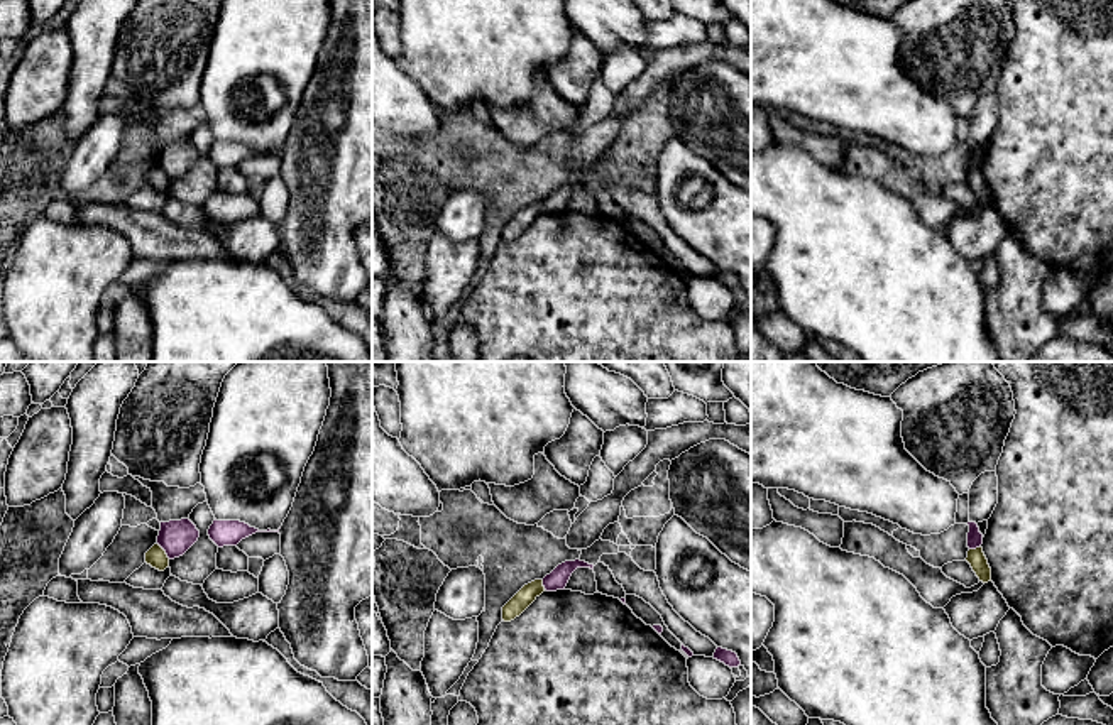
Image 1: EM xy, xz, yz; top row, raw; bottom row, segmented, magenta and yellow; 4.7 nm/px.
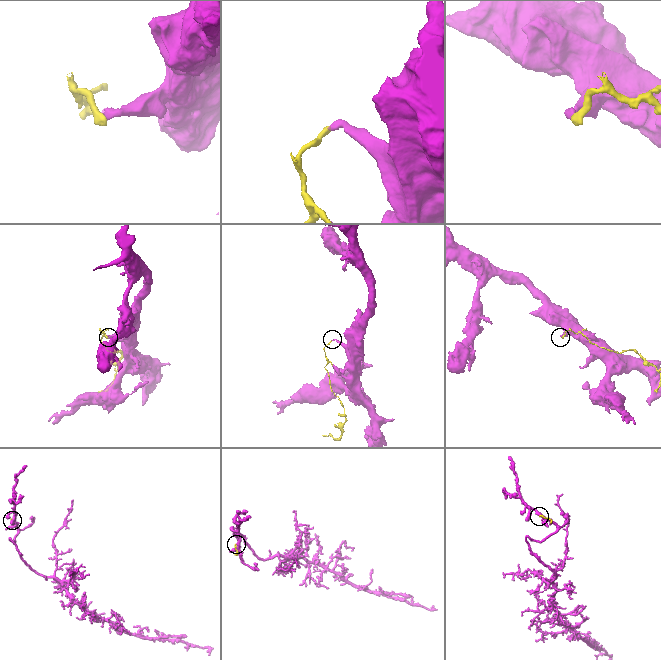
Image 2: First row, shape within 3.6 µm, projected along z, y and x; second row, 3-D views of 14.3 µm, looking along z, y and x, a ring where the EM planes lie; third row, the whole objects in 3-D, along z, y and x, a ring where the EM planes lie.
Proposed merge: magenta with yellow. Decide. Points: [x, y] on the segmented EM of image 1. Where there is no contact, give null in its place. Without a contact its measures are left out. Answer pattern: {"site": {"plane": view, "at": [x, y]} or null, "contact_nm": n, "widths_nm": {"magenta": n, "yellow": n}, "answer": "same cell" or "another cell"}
{"site": {"plane": "xy", "at": [164, 550]}, "contact_nm": 100, "widths_nm": {"magenta": 160, "yellow": 100}, "answer": "another cell"}

